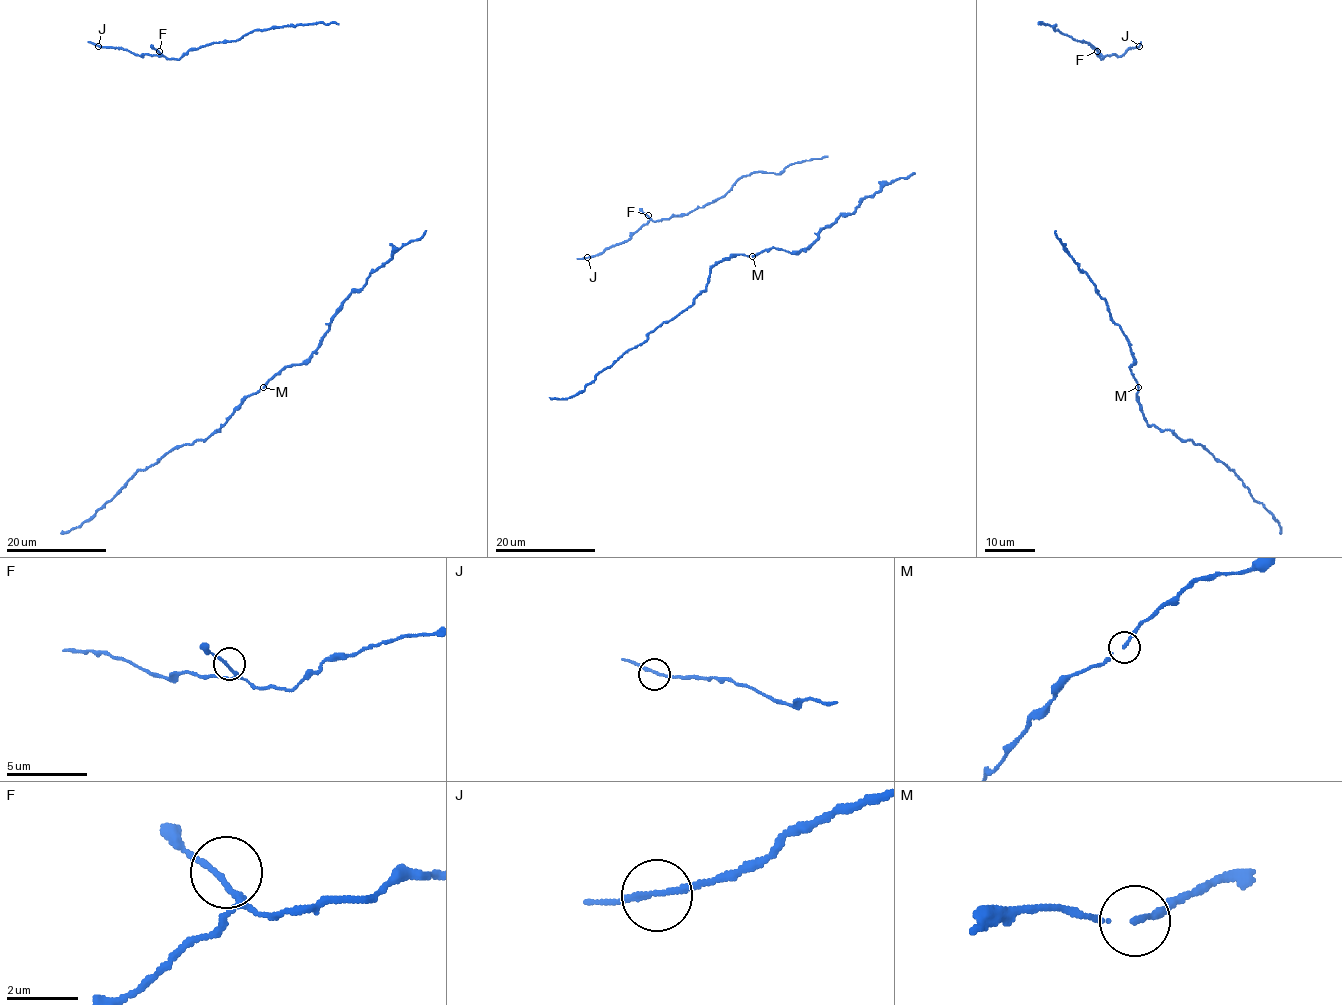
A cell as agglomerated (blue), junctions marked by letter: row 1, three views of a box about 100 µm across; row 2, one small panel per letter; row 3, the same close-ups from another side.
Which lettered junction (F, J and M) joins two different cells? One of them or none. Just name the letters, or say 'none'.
none

